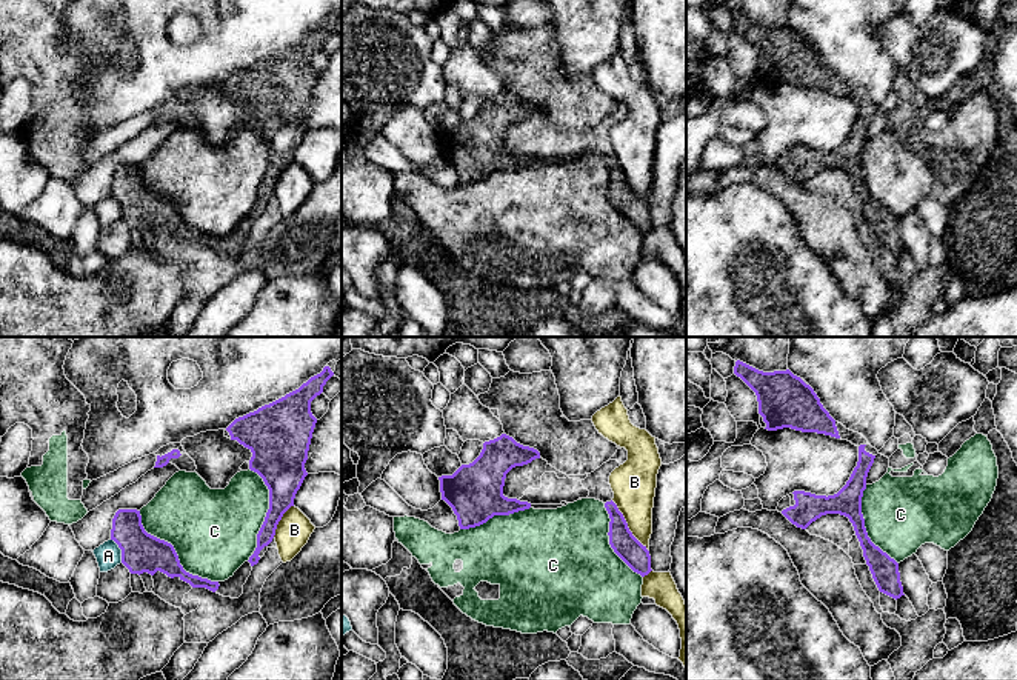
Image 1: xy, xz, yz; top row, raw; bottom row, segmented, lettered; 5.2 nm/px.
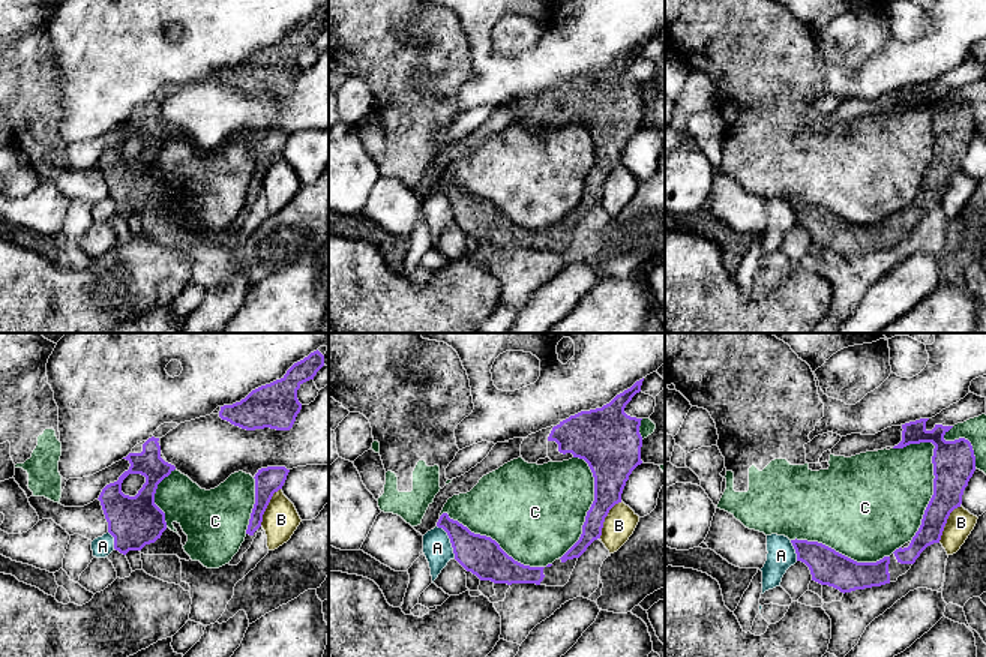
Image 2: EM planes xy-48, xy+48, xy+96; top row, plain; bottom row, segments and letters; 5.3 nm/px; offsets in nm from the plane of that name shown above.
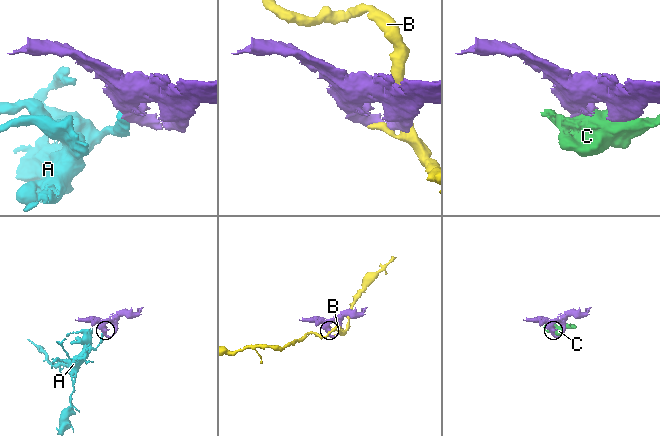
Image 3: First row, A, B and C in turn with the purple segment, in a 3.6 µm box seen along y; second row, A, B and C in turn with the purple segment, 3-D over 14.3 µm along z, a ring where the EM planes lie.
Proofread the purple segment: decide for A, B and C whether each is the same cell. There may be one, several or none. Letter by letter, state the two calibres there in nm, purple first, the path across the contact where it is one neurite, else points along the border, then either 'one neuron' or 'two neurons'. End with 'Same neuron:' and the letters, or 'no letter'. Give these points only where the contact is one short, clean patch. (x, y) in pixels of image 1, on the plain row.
A: 200 nm thick on the purple side, 130 nm on the other; border along xy (111, 194), (120, 205), (122, 217); two neurons
B: 140 nm thick on the purple side, 240 nm on the other; two neurons
C: 200 nm thick on the purple side, 440 nm on the other; two neurons
Same neuron: no letter

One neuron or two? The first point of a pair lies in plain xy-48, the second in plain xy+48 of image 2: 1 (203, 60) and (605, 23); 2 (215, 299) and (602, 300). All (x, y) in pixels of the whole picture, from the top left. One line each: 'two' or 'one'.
1: one
2: two

